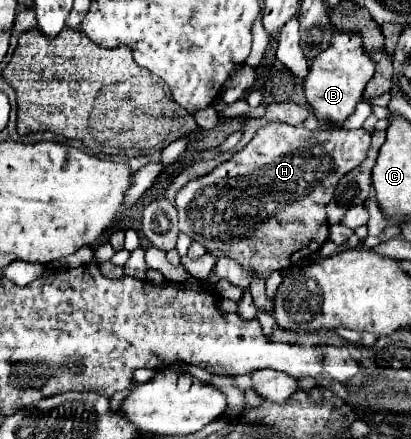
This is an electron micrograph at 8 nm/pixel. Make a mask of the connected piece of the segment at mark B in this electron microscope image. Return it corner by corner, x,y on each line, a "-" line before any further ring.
336,33
328,49
312,61
310,73
304,81
304,93
314,109
314,115
322,121
332,121
332,123
340,123
348,119
354,113
358,101
362,99
364,87
374,73
376,73
376,65
368,57
368,53
364,53
364,45
360,37
350,33

